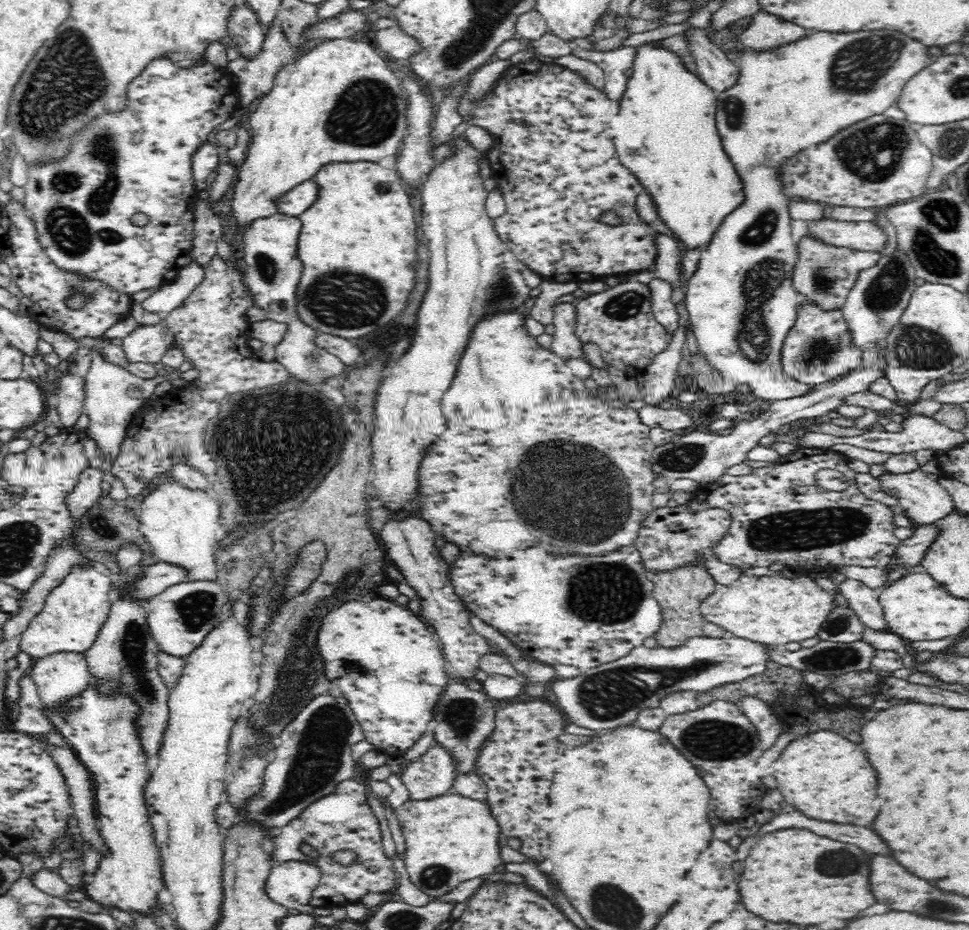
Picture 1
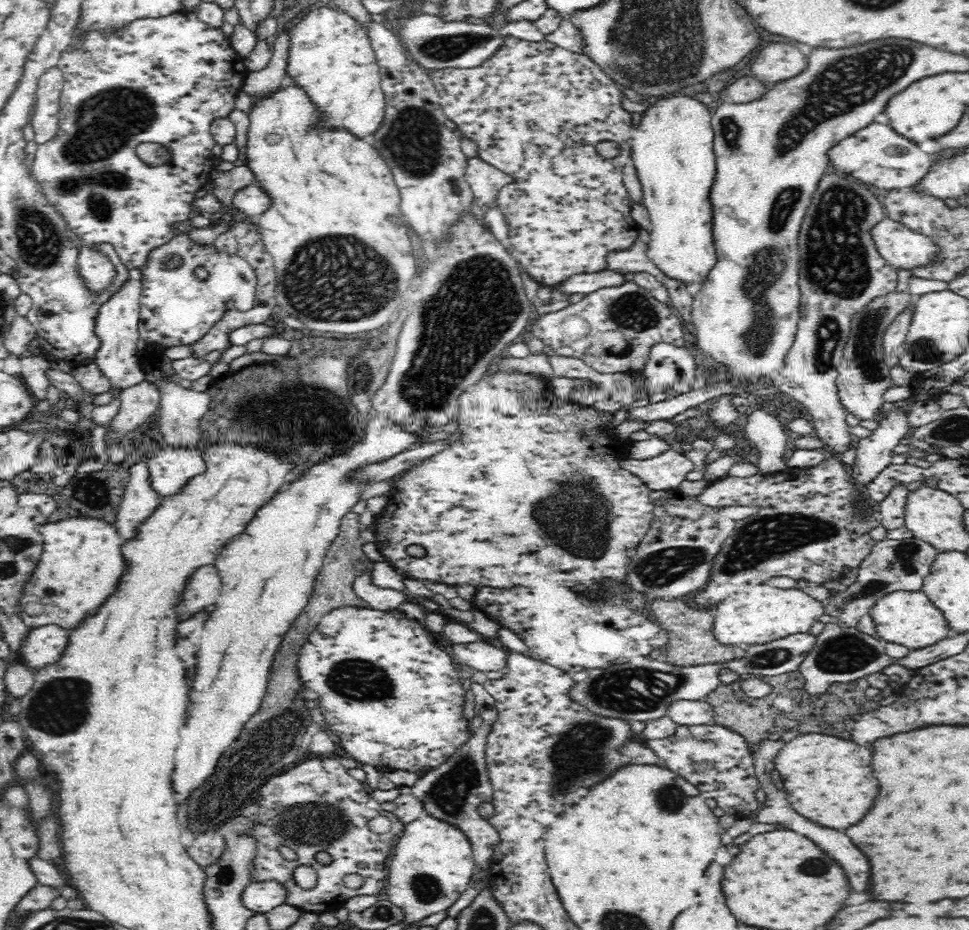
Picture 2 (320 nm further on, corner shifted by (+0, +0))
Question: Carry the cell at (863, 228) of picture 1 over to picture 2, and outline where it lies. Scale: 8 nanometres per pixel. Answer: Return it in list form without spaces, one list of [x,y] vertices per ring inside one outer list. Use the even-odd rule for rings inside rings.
[[[888,216],[873,224],[869,235],[879,256],[896,269],[910,270],[913,266],[929,263],[938,252],[928,236],[916,234]]]

